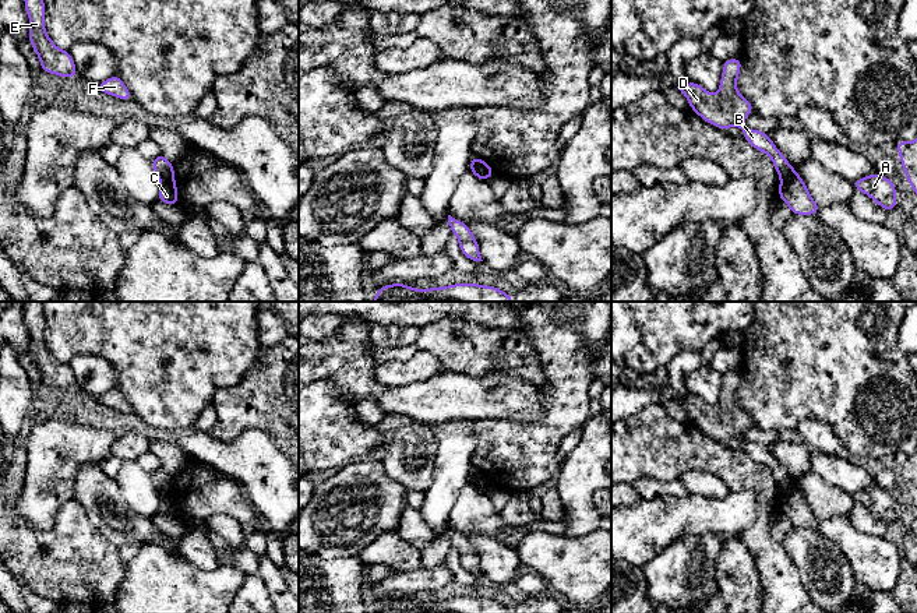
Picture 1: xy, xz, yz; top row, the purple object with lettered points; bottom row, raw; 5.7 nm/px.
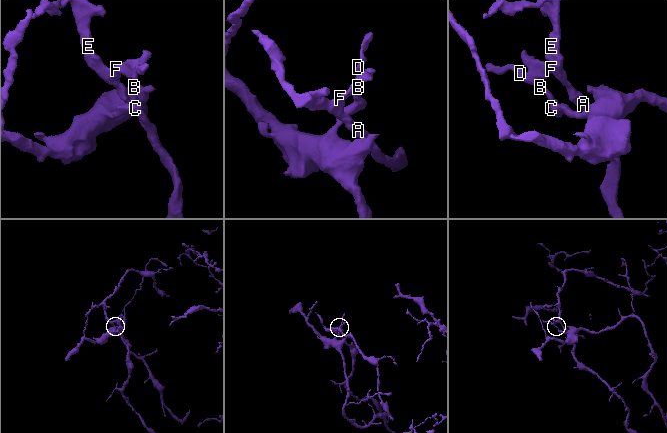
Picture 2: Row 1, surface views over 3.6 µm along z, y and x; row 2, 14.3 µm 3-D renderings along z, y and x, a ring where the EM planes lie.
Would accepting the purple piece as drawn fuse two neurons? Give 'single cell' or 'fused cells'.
fused cells

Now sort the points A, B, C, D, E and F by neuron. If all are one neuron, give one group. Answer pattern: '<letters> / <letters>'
A B D E F / C

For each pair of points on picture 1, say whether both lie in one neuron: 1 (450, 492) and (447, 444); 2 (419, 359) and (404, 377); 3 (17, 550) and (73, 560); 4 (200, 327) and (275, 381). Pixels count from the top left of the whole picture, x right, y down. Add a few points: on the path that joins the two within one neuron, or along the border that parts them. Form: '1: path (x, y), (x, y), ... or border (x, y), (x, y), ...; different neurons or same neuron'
1: path (450, 481), (450, 455); same neuron
2: path (418, 363), (408, 373); same neuron
3: path (31, 555), (45, 560), (59, 560); same neuron
4: border (263, 348), (260, 362), (236, 384), (228, 386); different neurons

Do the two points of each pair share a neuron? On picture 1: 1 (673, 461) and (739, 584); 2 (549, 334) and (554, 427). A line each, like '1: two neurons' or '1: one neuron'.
1: two neurons
2: one neuron

